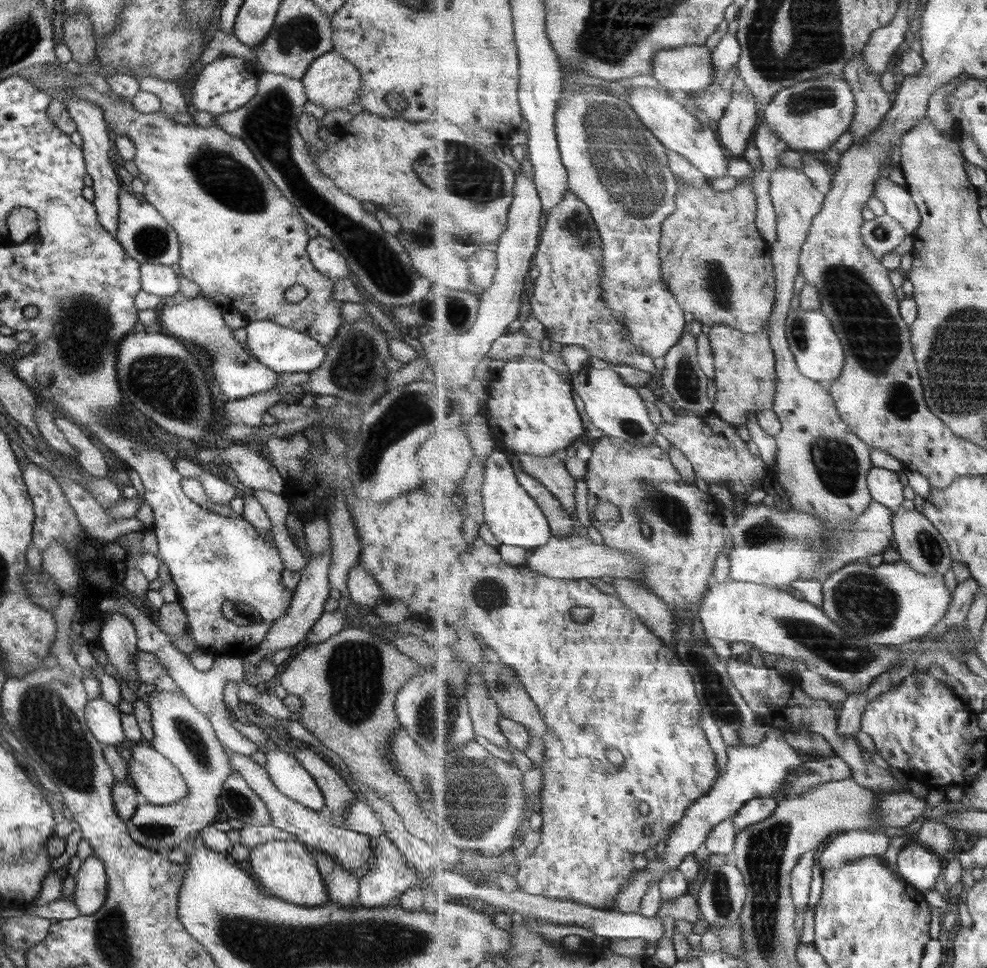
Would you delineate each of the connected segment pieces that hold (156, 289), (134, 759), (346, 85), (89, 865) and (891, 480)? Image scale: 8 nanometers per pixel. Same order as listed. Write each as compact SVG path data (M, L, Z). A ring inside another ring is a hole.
M159 263L140 265L140 290L163 299L178 290L178 278L170 266Z
M140 742L129 748L128 780L152 805L168 805L187 796L180 772L162 754Z
M331 50L318 56L309 64L305 74L300 78L306 100L327 110L348 108L356 102L362 87L359 71L346 58Z
M91 854L80 862L71 894L80 916L101 910L106 897L106 879L103 863L95 855Z
M874 466L868 476L868 487L872 498L893 511L899 511L905 502L903 484L899 482L899 472Z

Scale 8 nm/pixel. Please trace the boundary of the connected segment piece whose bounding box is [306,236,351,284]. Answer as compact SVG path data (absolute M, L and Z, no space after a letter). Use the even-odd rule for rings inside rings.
M324 237L310 238L306 252L313 268L335 284L337 280L350 280L351 271L345 258L333 248L333 244Z

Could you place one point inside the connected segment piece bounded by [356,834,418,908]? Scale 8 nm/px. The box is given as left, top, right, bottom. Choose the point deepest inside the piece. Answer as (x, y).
(388, 876)

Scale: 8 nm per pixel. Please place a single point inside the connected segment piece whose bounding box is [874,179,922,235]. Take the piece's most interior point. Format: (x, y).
(899, 204)

